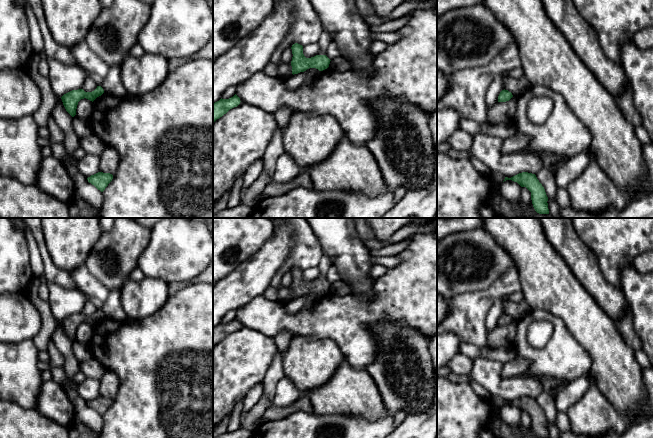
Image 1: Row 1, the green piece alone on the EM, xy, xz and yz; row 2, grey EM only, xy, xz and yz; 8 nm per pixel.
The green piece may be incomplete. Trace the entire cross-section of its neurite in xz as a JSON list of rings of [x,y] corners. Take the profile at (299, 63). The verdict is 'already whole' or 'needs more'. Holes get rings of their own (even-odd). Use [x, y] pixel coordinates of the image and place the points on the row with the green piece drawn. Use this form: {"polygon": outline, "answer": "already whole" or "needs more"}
{"polygon": [[[295,43],[291,47],[292,49],[292,74],[298,74],[304,72],[309,68],[316,68],[319,71],[323,71],[329,67],[330,59],[326,55],[316,55],[311,58],[306,58],[303,54],[303,46]]], "answer": "already whole"}

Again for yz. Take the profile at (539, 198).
{"polygon": [[[522,172],[511,178],[505,177],[504,181],[506,180],[512,180],[521,187],[526,187],[531,192],[531,200],[535,211],[539,214],[549,214],[548,197],[535,174]]], "answer": "already whole"}

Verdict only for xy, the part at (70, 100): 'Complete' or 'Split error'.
Complete

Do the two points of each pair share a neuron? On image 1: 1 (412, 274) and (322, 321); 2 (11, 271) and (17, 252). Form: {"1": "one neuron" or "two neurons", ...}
{"1": "one neuron", "2": "one neuron"}

